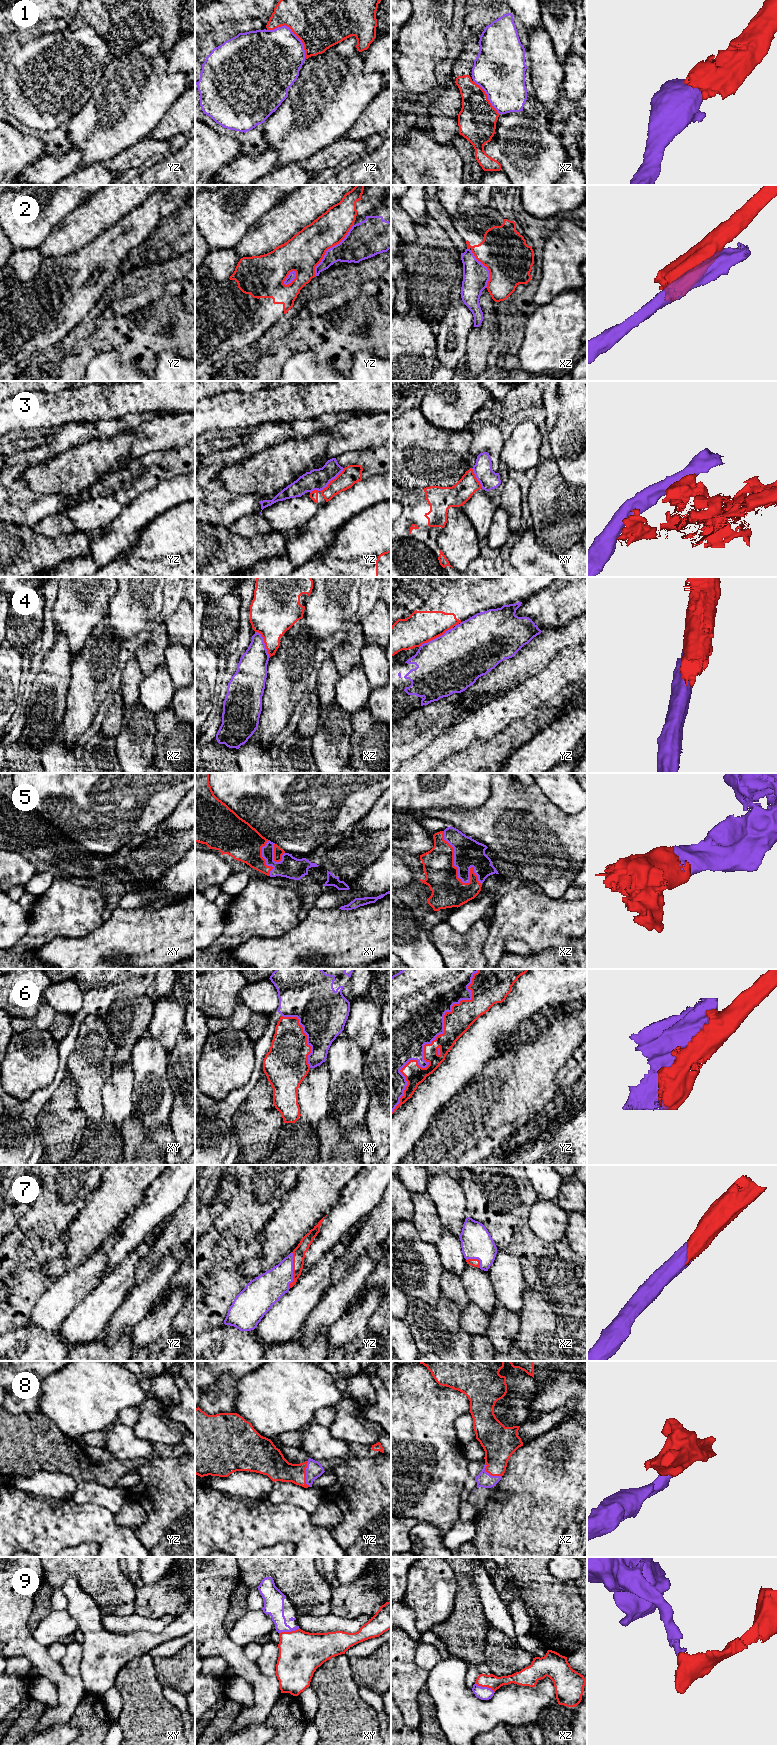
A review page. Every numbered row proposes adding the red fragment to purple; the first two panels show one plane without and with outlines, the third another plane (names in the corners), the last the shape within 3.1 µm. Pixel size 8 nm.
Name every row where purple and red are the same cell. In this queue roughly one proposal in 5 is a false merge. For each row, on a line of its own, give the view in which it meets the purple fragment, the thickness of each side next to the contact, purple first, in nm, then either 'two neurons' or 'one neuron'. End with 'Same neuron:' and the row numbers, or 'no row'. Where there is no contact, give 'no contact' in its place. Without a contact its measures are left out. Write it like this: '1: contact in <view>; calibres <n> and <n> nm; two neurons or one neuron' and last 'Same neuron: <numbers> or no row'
1: contact in yz; calibres 440 and 400 nm; two neurons
2: contact in yz; calibres 260 and 300 nm; two neurons
3: contact in yz; calibres 180 and 150 nm; two neurons
4: contact in yz; calibres 480 and 260 nm; two neurons
5: contact in xz; calibres 220 and 260 nm; one neuron
6: contact in yz; calibres 500 and 160 nm; two neurons
7: contact in yz; calibres 240 and 100 nm; one neuron
8: contact in yz; calibres 130 and 200 nm; one neuron
9: contact in xy; calibres 160 and 360 nm; one neuron
Same neuron: 5, 7, 8, 9

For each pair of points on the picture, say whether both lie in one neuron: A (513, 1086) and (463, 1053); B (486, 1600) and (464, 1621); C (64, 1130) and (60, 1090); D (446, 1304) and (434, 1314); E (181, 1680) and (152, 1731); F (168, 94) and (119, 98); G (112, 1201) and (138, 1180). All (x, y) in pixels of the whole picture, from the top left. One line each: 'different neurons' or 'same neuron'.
A: different neurons
B: different neurons
C: same neuron
D: same neuron
E: different neurons
F: same neuron
G: same neuron

